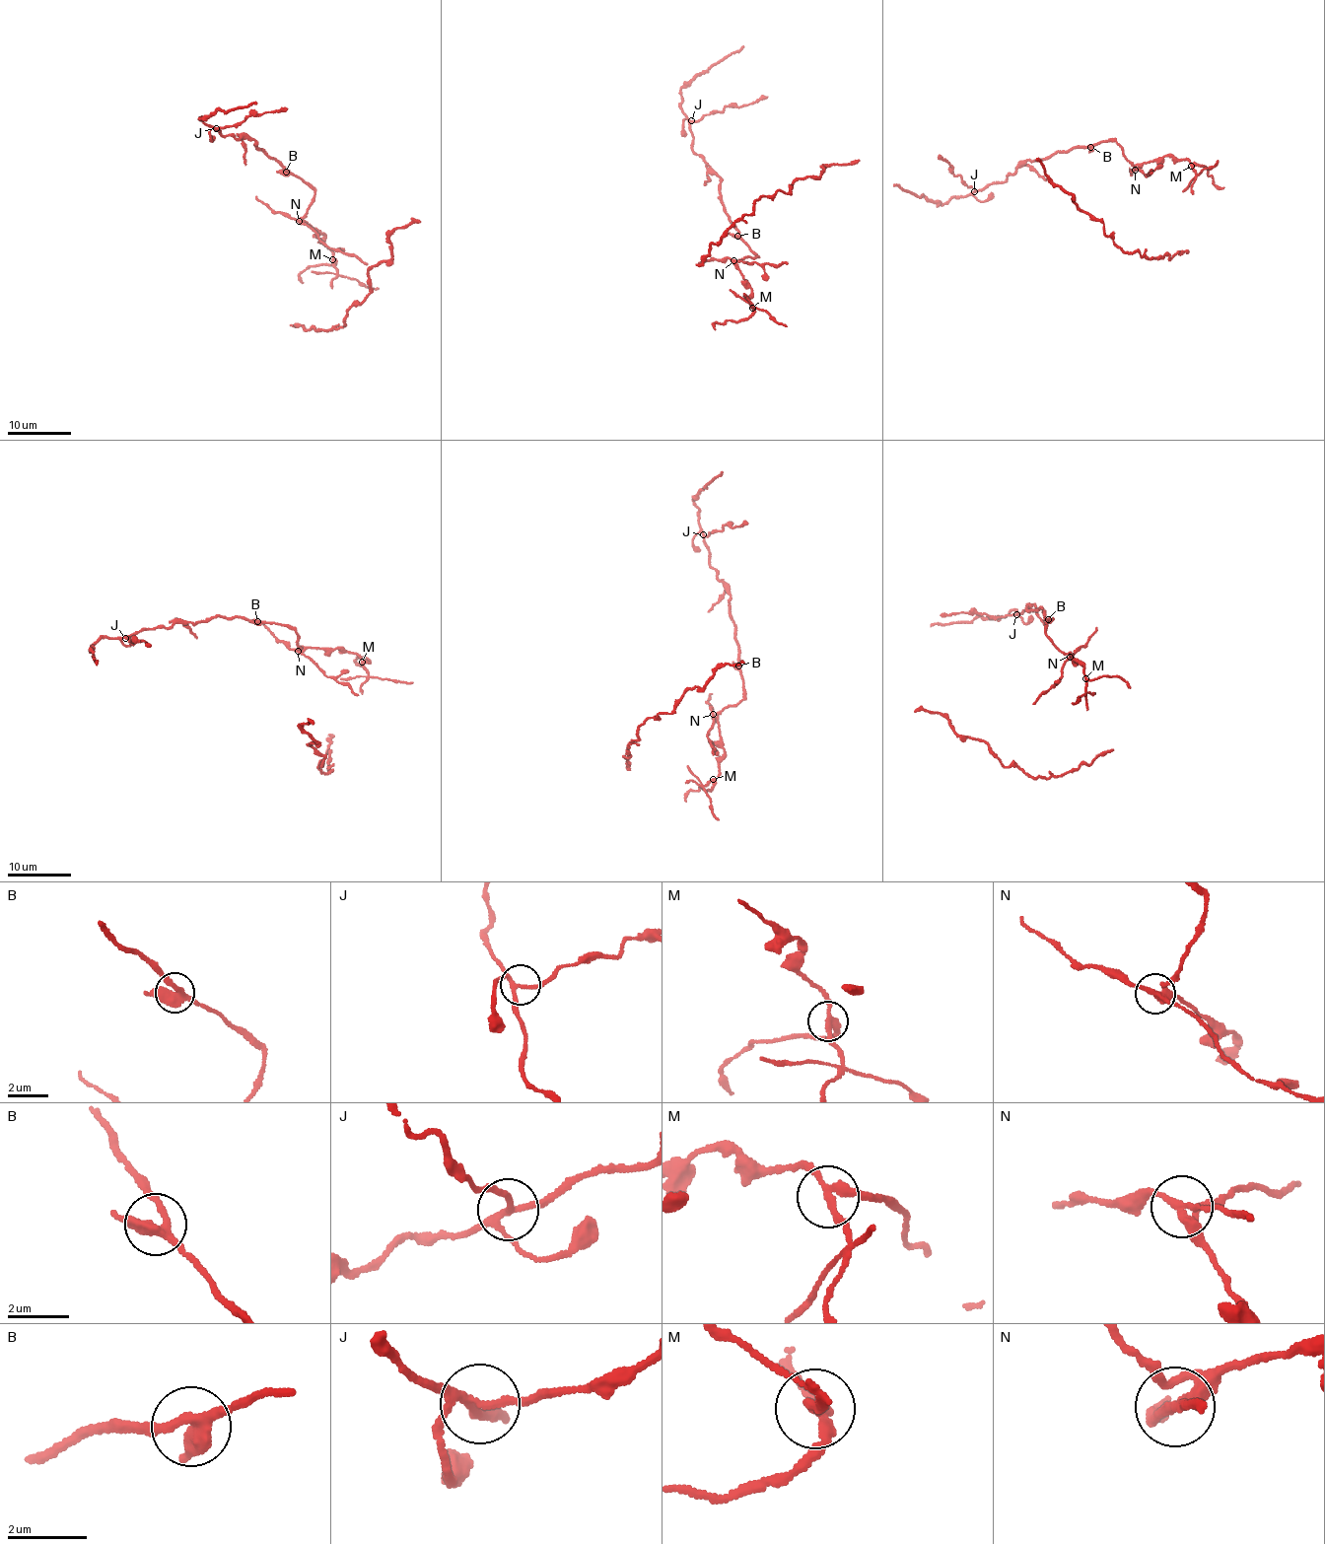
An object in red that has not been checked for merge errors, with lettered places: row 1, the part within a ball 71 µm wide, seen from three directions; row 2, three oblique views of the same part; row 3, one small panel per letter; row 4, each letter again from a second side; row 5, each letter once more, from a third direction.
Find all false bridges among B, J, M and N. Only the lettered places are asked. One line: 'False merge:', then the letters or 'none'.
False merge: M, N

